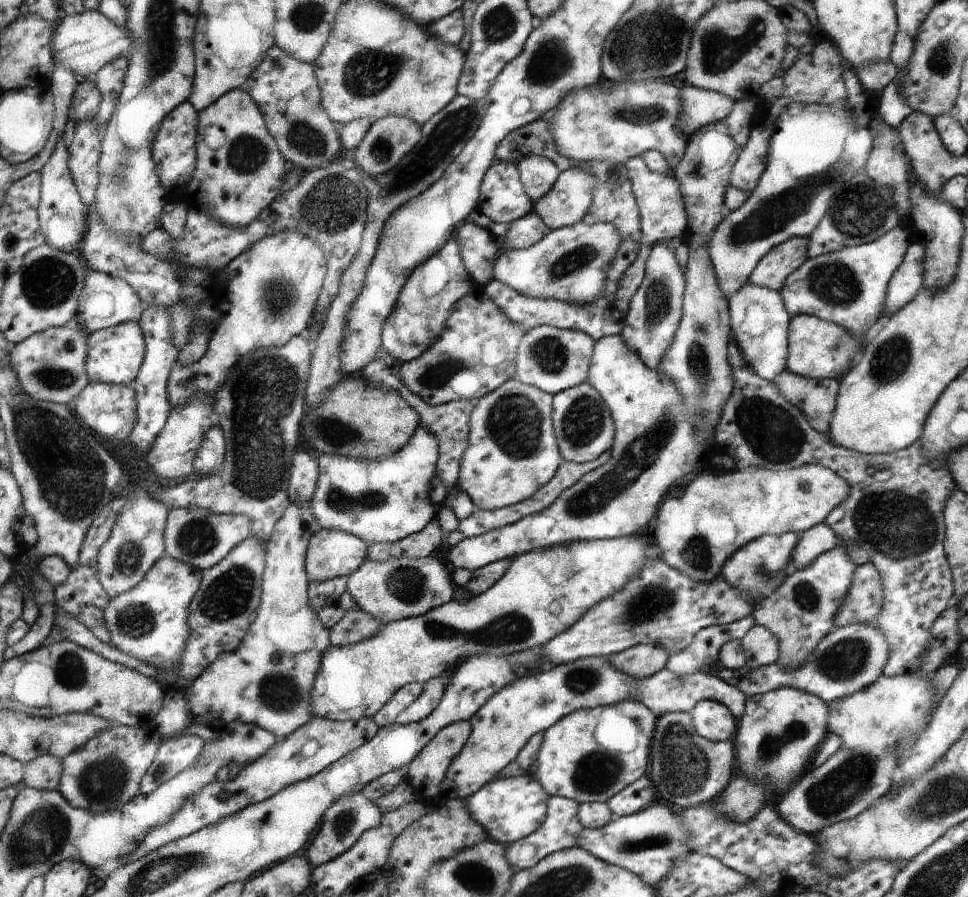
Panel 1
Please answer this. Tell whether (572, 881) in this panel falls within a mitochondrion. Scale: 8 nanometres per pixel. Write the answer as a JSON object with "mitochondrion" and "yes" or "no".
{"mitochondrion":"yes"}

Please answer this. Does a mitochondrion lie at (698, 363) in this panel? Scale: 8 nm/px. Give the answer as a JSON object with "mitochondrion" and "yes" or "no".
{"mitochondrion":"yes"}

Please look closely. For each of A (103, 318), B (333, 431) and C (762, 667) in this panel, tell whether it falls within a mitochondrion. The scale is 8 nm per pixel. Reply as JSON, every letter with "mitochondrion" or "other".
{"A":"other","B":"mitochondrion","C":"other"}

